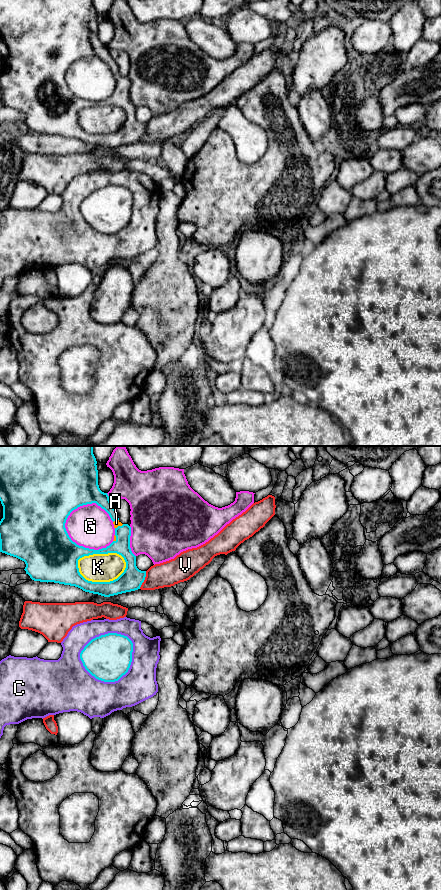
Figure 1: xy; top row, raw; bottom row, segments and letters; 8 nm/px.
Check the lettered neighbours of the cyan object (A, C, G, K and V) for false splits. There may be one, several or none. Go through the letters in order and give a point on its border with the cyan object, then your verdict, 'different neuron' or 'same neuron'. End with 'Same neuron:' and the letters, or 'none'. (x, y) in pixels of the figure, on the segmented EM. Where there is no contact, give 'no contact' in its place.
A: xy (119, 526) | same neuron
C: xy (105, 634) | different neuron
G: xy (82, 546) | different neuron
K: xy (99, 553) | different neuron
V: xy (144, 579) | different neuron
Same neuron: A

